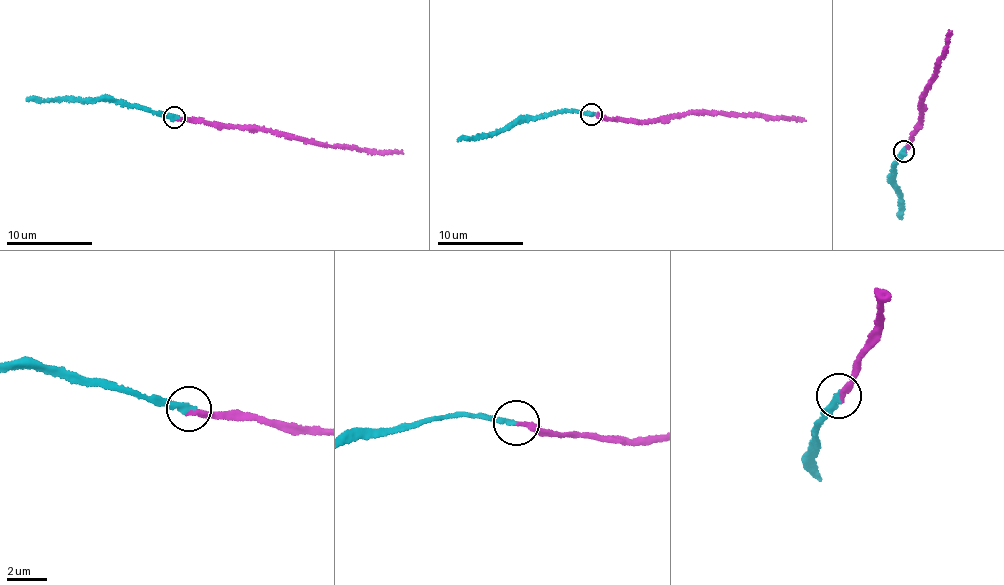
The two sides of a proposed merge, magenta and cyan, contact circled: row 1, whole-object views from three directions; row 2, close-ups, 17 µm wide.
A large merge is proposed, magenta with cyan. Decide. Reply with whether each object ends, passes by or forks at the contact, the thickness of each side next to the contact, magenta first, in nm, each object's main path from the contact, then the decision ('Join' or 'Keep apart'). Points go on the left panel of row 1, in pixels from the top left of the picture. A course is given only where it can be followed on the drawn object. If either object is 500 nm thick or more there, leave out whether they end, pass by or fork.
At the ring magenta ends. At the ring cyan ends. Thickness 240 nm (magenta) against 280 nm. Course of magenta: (174, 118), (229, 129), (257, 129), (326, 147), (403, 154). Course of cyan: (174, 118), (103, 98), (26, 98). Join

